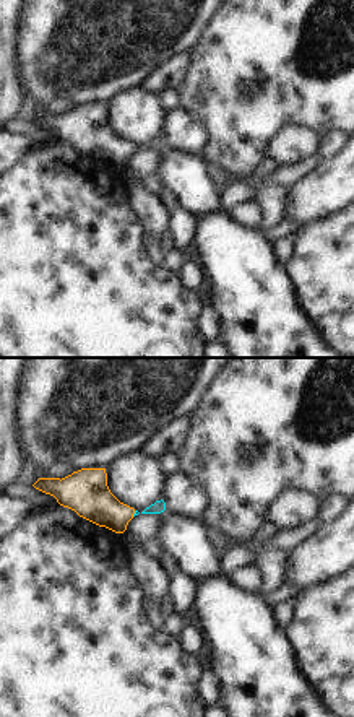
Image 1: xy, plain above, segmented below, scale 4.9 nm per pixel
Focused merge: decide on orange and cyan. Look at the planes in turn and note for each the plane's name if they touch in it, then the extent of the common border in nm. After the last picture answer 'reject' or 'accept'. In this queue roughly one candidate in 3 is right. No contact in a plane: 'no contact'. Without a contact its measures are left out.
contact in xy; length 40 nm

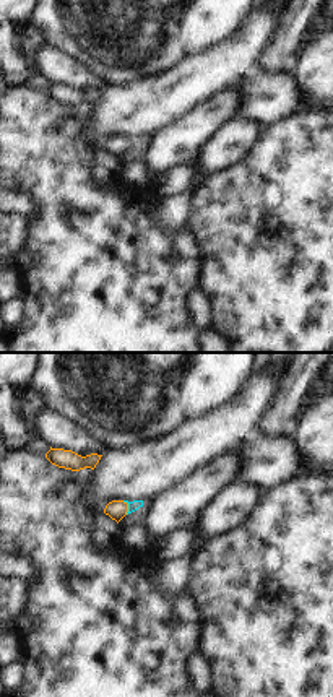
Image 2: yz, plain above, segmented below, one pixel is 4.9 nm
contact in yz; length 80 nm

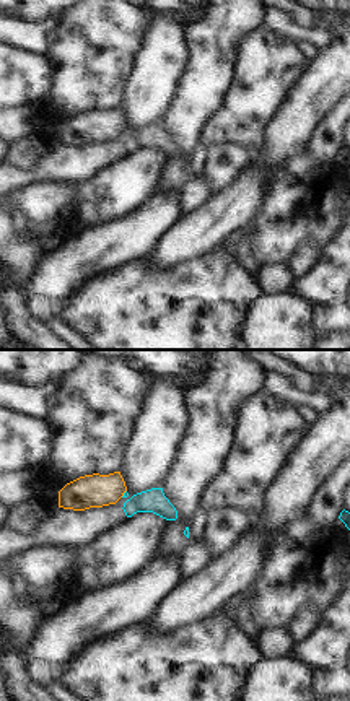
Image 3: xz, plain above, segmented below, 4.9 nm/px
contact in xz; length 50 nm

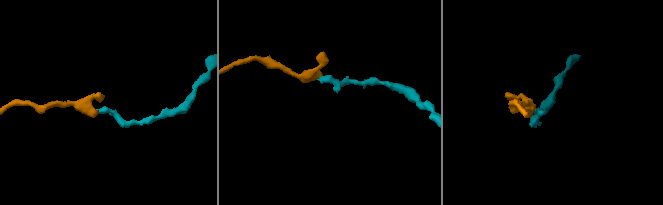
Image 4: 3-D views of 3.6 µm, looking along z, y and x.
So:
accept

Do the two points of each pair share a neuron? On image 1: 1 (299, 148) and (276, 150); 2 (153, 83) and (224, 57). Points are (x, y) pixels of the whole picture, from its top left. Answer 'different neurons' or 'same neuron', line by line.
1: same neuron
2: different neurons

